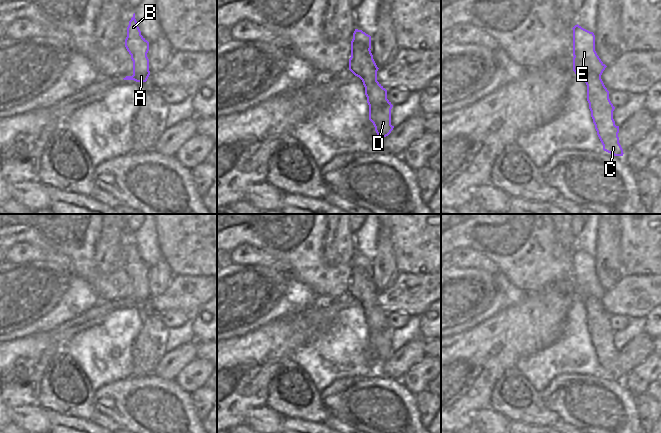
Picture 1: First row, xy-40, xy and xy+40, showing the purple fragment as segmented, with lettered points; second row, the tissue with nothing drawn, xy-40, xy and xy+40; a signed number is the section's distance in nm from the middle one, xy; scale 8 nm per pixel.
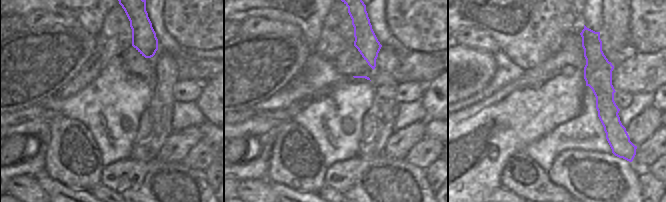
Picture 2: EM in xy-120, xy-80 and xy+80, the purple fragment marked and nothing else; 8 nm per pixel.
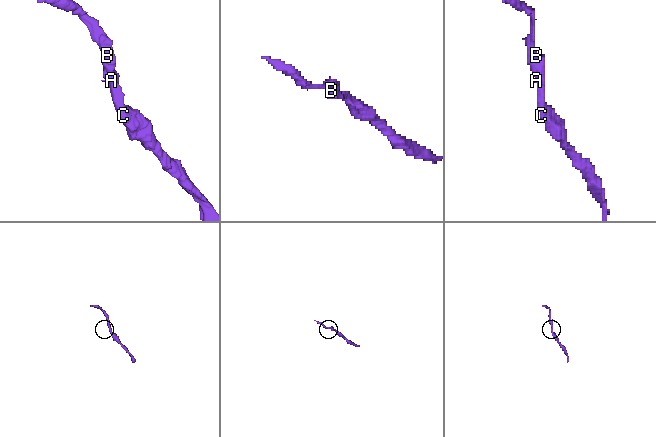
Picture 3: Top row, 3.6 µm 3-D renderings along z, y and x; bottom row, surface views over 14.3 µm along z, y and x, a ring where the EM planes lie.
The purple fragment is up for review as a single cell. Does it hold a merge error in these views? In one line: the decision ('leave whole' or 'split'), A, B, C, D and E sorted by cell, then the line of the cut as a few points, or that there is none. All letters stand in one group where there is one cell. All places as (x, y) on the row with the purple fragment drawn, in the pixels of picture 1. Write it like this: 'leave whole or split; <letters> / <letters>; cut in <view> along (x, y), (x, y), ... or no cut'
leave whole; A B C D E; no cut

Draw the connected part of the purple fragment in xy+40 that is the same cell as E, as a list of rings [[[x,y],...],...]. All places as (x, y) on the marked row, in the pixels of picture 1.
[[[578,24],[573,28],[573,71],[587,85],[587,101],[597,135],[603,150],[614,155],[623,156],[619,143],[619,126],[615,125],[613,111],[615,107],[609,99],[601,75],[607,67],[595,51],[595,35]]]

